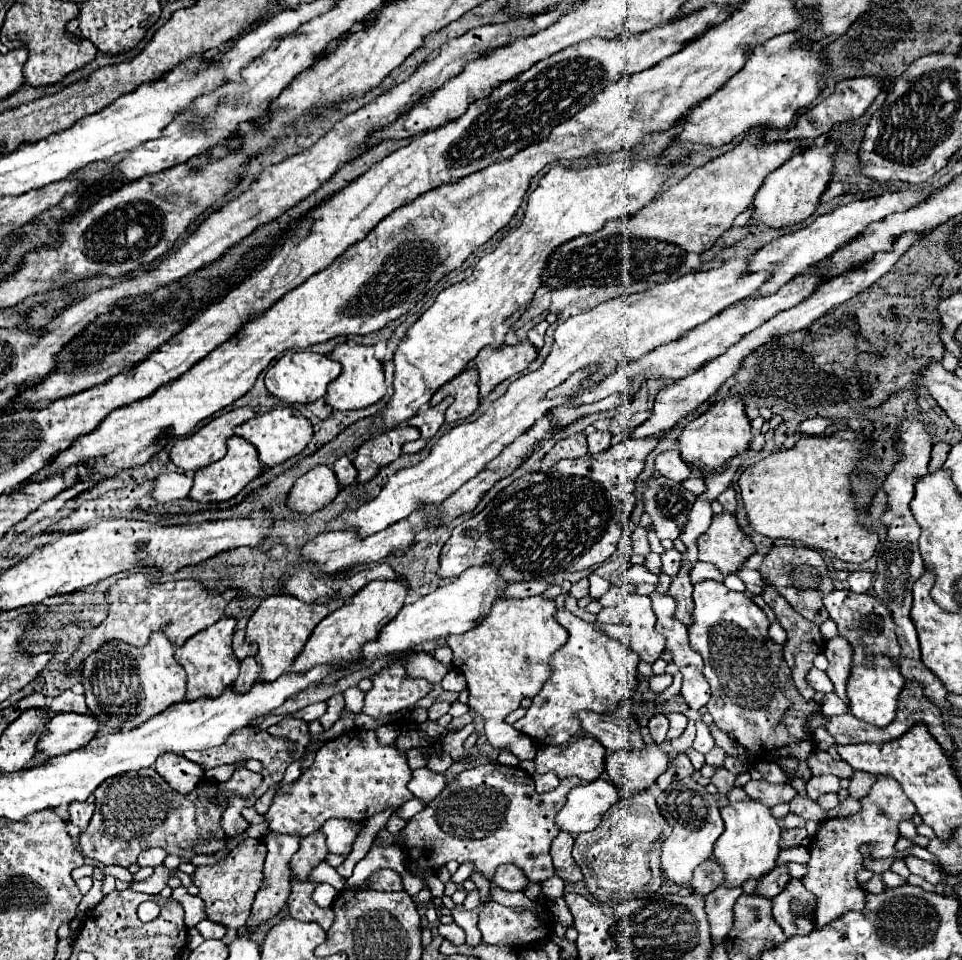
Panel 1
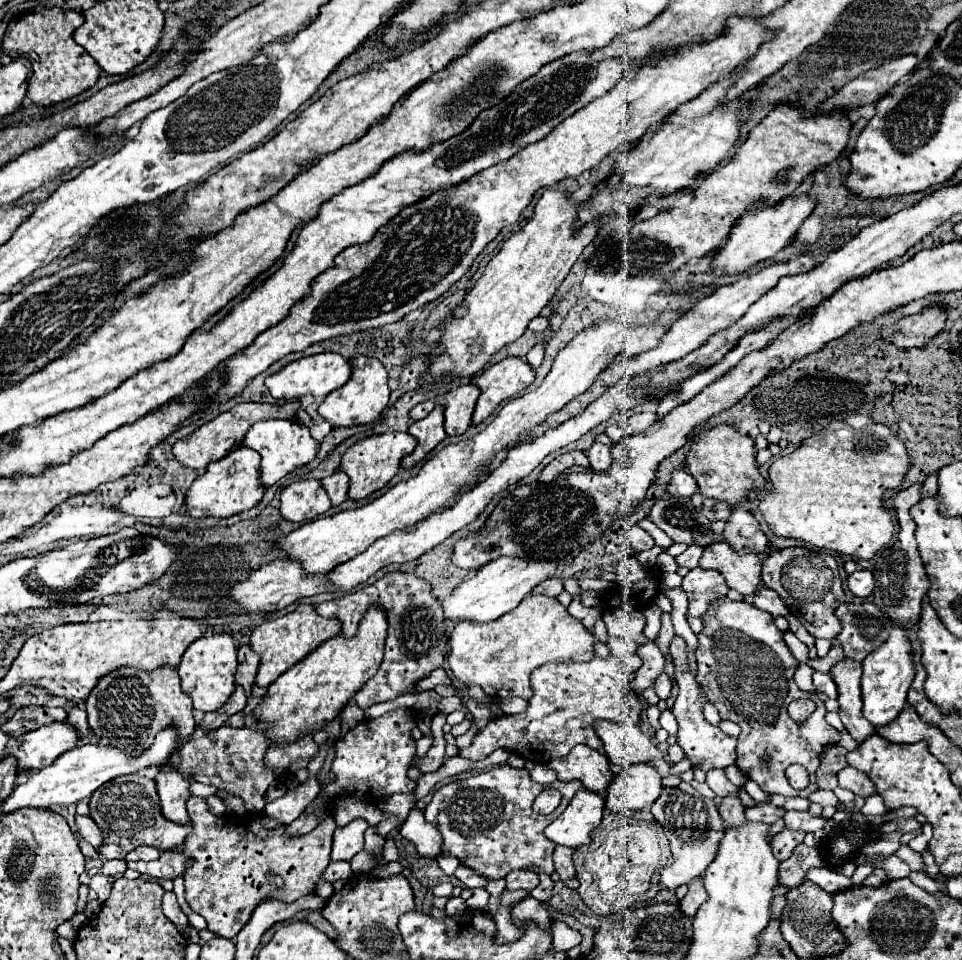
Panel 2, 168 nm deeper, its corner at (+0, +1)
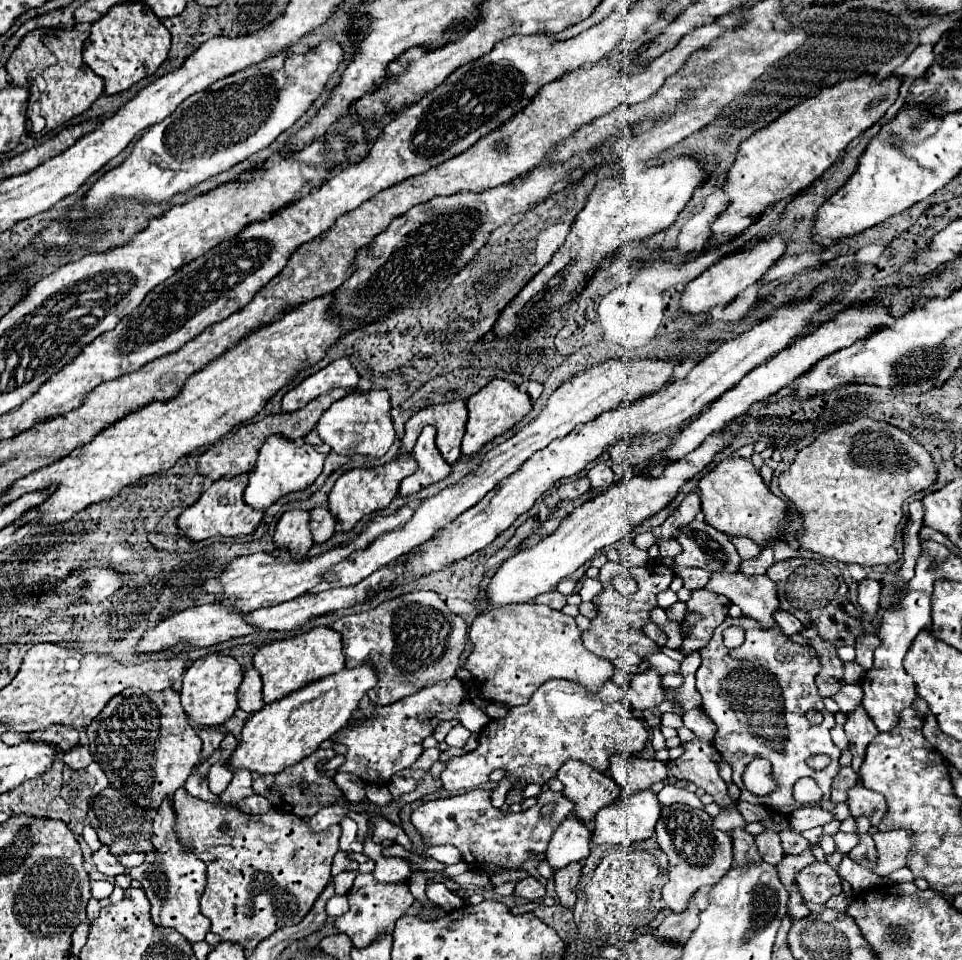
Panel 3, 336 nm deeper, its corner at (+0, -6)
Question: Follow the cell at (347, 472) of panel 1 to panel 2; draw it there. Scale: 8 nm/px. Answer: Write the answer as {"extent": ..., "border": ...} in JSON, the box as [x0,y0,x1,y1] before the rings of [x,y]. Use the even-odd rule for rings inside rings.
{"extent":[323,470,349,506],"border":[[[337,470],[335,474],[331,474],[329,478],[323,478],[323,488],[331,500],[331,506],[339,506],[345,502],[347,498],[347,490],[349,490],[349,482],[347,482],[347,474]]]}

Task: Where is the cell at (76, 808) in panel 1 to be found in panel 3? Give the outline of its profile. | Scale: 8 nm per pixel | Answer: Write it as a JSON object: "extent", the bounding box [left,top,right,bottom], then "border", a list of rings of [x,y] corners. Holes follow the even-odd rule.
{"extent":[93,843,127,877],"border":[[[101,843],[101,847],[93,853],[93,863],[97,865],[97,871],[101,871],[101,873],[105,873],[105,875],[109,875],[109,877],[115,877],[115,875],[119,875],[119,873],[127,873],[127,869],[125,867],[117,867],[117,859],[115,857],[111,857],[111,853],[107,851],[107,845],[103,845]]]}

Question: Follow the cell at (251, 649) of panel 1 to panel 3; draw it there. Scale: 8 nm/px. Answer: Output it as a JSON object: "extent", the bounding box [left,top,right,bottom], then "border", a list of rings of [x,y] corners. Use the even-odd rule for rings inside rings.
{"extent":[237,667,265,713],"border":[[[255,667],[245,671],[245,679],[237,691],[237,699],[239,699],[239,709],[243,709],[245,713],[255,713],[265,705],[261,699],[261,677]]]}

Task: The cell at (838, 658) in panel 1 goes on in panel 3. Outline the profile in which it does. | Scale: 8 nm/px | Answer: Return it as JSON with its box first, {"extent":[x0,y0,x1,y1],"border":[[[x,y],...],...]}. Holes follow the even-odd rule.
{"extent":[843,705,879,771],"border":[[[859,705],[851,715],[847,715],[843,729],[847,733],[849,751],[853,755],[851,765],[855,771],[859,771],[863,757],[865,757],[865,749],[879,735],[879,731],[877,731],[875,723],[869,719],[869,715],[863,711],[863,705]]]}

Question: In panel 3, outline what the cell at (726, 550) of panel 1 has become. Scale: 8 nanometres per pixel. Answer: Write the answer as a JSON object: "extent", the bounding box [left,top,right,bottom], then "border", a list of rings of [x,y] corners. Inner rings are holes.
{"extent":[707,571,779,627],"border":[[[715,571],[711,573],[707,589],[725,595],[731,603],[741,607],[743,615],[759,621],[761,627],[775,625],[773,613],[779,609],[779,599],[775,583],[767,575],[747,577],[741,571]]]}

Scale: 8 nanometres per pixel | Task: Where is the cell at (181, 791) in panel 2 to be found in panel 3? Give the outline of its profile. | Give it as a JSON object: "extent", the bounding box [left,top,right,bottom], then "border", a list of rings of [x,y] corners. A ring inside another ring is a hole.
{"extent":[129,799,209,943],"border":[[[163,799],[163,807],[155,811],[151,841],[155,853],[147,853],[143,865],[131,869],[129,875],[137,879],[145,889],[151,901],[153,923],[179,931],[189,943],[203,941],[209,931],[209,919],[199,911],[199,897],[205,889],[207,867],[201,859],[197,859],[197,855],[193,855],[193,851],[187,851],[179,841],[179,835],[175,831],[175,809],[169,799]]]}

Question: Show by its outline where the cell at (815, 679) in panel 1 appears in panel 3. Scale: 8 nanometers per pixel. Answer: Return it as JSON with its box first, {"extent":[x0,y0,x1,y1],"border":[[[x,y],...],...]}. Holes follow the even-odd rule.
{"extent":[833,685,863,713],"border":[[[841,685],[839,691],[833,695],[833,701],[839,705],[839,711],[851,713],[863,697],[863,689],[859,685]]]}

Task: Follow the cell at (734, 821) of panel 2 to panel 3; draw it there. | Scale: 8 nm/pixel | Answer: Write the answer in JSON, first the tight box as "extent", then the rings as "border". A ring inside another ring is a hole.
{"extent":[729,829,761,865],"border":[[[731,829],[729,835],[733,837],[733,857],[735,857],[735,865],[745,865],[751,861],[761,861],[755,839],[751,833],[747,833],[745,829]]]}

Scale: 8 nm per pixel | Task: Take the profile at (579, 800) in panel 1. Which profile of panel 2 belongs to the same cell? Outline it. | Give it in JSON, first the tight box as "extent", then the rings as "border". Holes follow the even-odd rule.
{"extent":[545,788,605,850],"border":[[[581,788],[565,812],[545,828],[545,836],[555,844],[577,850],[591,842],[589,834],[601,824],[603,808],[605,800],[599,794]]]}

